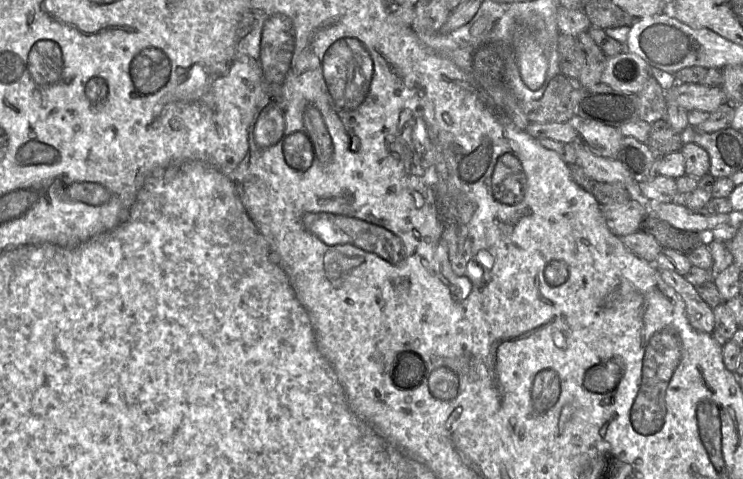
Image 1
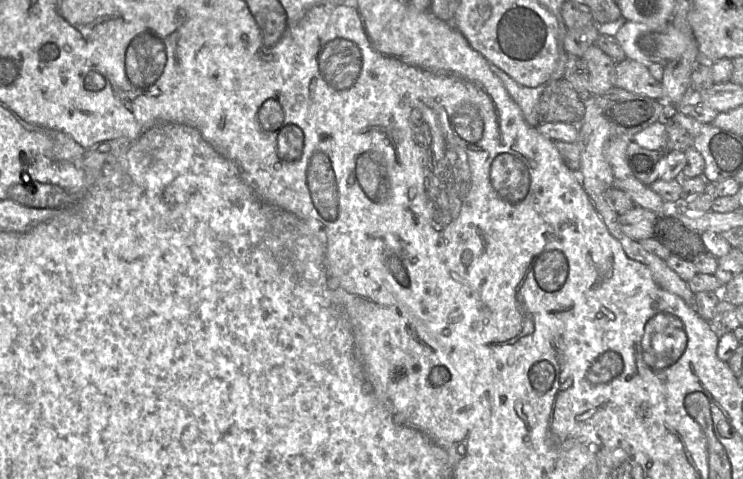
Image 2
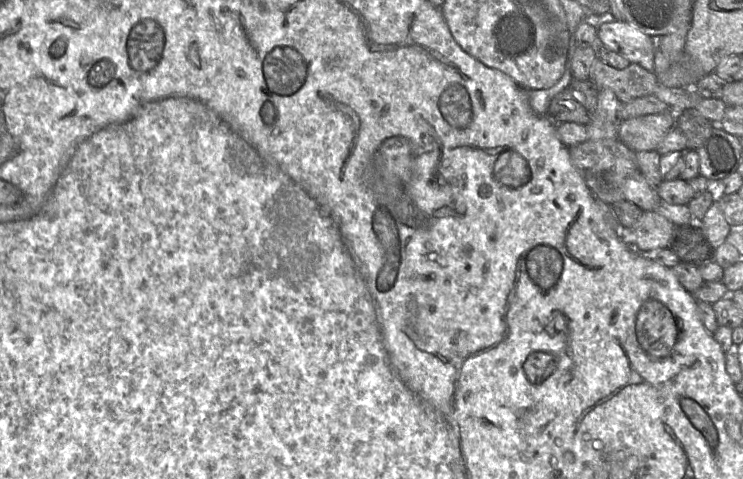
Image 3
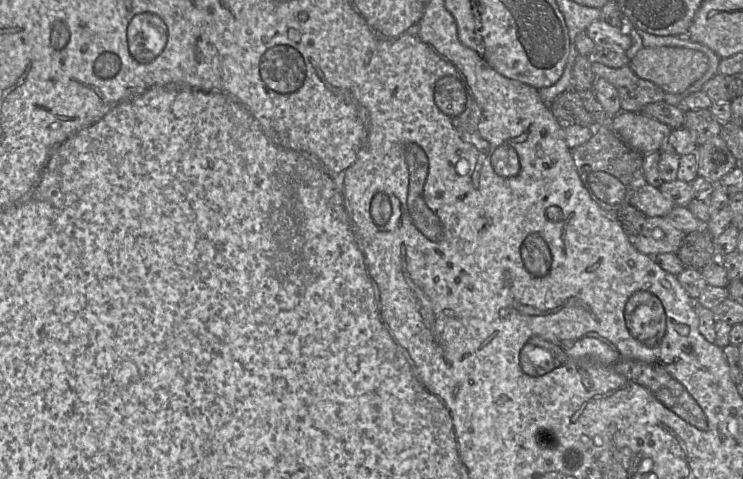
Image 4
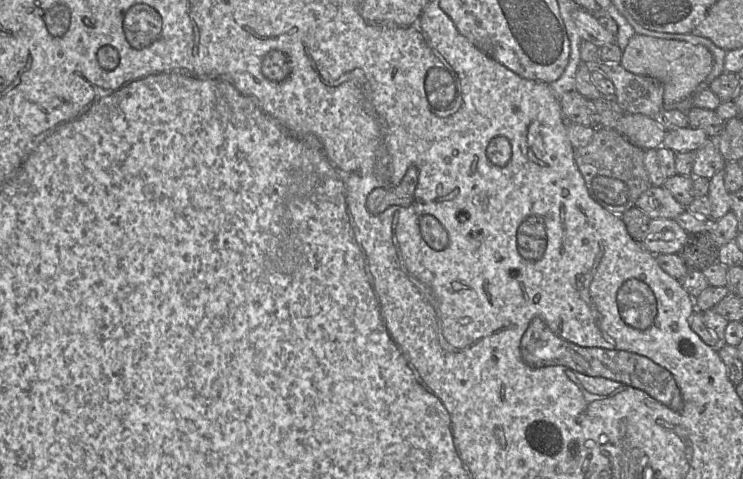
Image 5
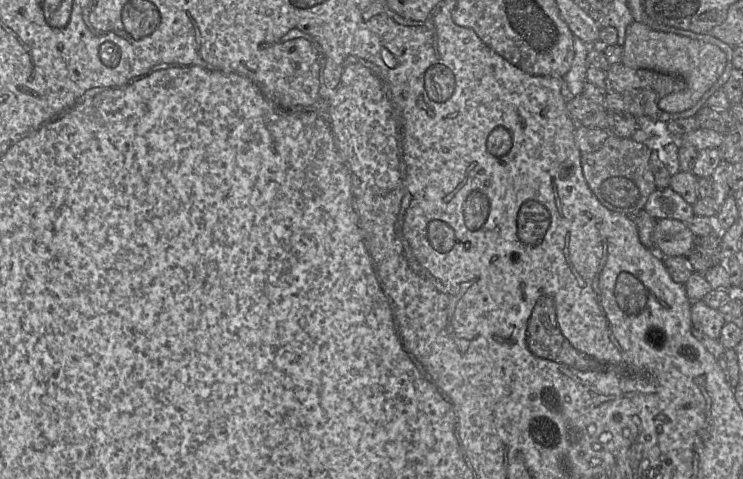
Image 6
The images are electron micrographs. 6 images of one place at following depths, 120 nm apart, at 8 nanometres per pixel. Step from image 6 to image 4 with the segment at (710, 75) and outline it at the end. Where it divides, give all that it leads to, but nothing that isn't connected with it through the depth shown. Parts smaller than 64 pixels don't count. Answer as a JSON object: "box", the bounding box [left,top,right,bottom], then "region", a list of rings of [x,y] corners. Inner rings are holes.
{"box":[629,47,708,94],"region":[[[643,47],[629,61],[629,67],[637,76],[658,85],[665,93],[678,94],[707,72],[708,58],[702,52],[688,48]]]}

